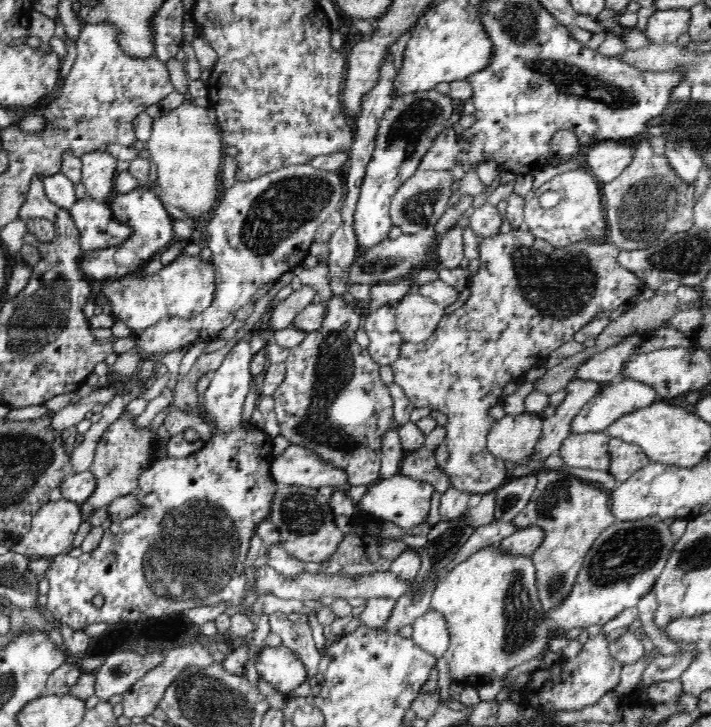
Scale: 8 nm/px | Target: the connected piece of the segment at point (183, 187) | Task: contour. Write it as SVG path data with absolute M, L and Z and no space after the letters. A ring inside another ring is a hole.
M187 96L178 108L153 119L150 139L147 141L149 158L156 164L158 173L155 193L163 204L186 212L190 222L213 210L220 196L218 174L225 145L221 142L218 125L210 120L206 112L206 107L194 105Z

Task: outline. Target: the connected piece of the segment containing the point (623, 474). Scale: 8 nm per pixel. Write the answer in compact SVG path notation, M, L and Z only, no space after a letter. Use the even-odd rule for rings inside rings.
M610 437L609 453L609 471L617 484L629 480L635 472L651 463L651 459L642 447L619 438Z

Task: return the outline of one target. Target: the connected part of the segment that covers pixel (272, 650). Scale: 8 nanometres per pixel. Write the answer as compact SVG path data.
M283 644L260 650L255 660L255 667L264 681L285 696L308 679L304 663L293 650Z

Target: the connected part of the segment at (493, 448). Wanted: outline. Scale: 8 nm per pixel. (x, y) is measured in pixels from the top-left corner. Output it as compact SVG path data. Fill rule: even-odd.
M525 412L496 420L487 435L487 449L503 462L529 462L542 434L543 420L539 414Z

